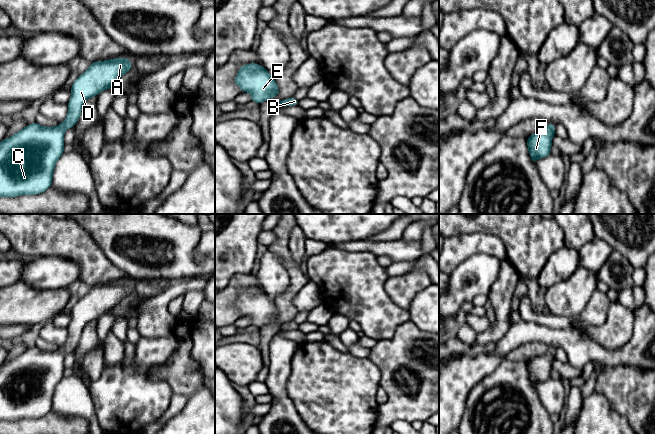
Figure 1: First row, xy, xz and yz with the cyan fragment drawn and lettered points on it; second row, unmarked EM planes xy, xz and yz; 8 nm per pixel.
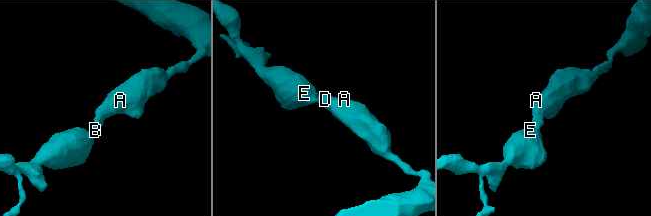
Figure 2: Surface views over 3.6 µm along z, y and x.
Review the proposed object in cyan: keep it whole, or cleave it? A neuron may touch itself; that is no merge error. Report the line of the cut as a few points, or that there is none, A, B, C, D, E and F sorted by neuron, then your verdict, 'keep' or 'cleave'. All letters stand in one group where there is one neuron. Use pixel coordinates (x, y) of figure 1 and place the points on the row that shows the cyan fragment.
no cut | A B C D E F | keep

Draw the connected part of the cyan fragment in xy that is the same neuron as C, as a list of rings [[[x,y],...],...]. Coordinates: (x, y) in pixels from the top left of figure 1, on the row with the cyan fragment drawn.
[[[115,58],[90,63],[89,68],[76,78],[72,84],[71,98],[67,103],[68,114],[57,126],[46,127],[33,122],[0,142],[0,198],[36,195],[52,186],[53,172],[59,158],[64,154],[65,130],[76,125],[84,103],[91,97],[111,89],[124,74],[131,71],[130,58]]]

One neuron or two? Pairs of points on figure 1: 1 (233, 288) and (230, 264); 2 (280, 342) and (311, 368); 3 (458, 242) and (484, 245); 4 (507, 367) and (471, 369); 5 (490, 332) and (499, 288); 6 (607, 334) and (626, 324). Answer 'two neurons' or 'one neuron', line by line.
1: two neurons
2: two neurons
3: one neuron
4: two neurons
5: one neuron
6: one neuron

